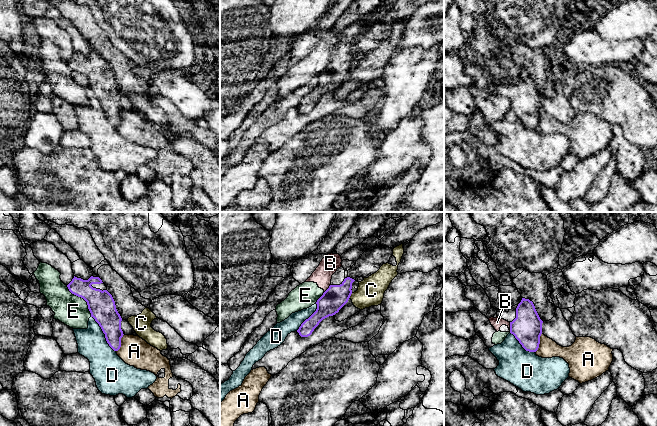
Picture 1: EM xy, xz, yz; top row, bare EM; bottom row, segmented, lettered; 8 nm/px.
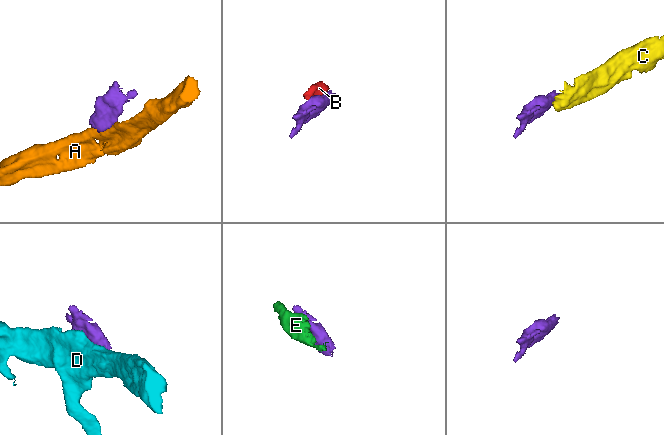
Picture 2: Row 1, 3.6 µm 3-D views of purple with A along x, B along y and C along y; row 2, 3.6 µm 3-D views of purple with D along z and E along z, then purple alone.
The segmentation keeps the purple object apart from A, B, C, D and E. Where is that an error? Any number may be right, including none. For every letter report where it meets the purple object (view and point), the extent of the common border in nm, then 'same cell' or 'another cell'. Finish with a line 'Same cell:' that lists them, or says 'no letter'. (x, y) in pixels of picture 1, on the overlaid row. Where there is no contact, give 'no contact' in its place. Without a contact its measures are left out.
A: yz (539, 343) | 170 nm | another cell
B: yz (510, 326) | 60 nm | another cell
C: xz (350, 295) | 50 nm | another cell
D: xy (104, 333) | 340 nm | another cell
E: xy (82, 297) | 320 nm | another cell
Same cell: no letter

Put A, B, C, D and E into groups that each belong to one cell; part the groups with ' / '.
A / B E / C / D

